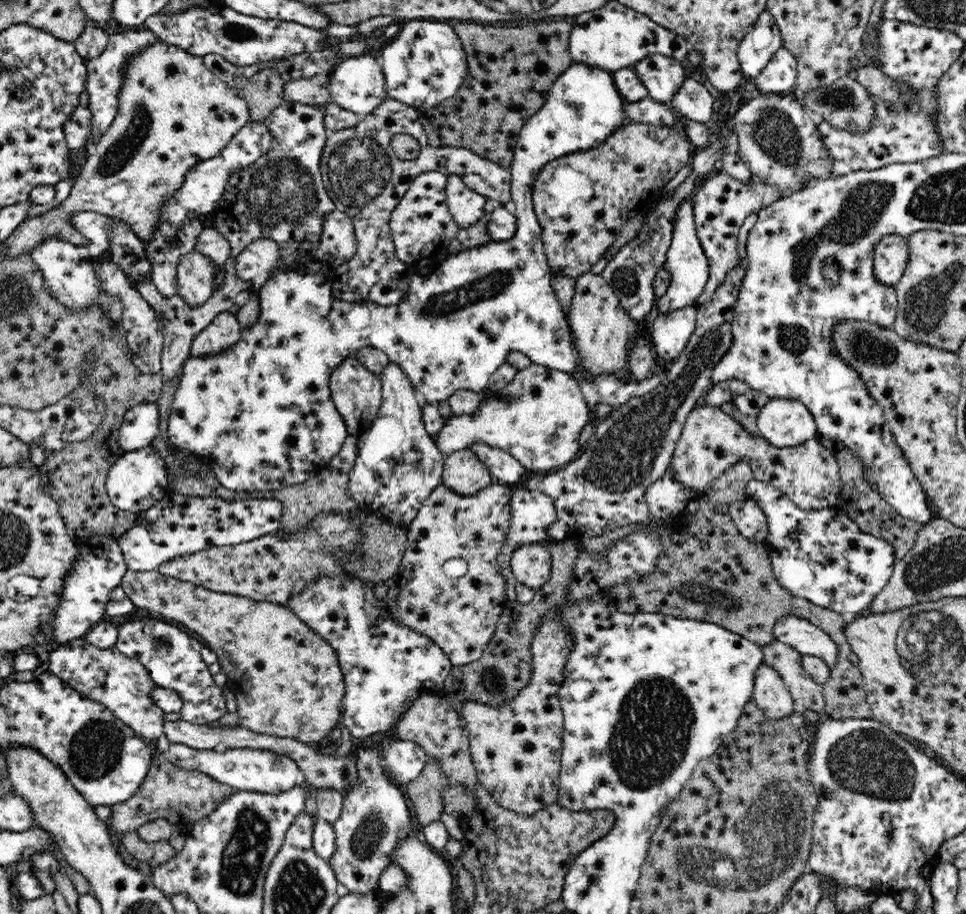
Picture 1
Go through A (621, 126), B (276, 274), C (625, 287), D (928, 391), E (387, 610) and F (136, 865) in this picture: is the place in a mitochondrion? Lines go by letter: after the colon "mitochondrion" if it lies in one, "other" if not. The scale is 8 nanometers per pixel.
A: other
B: other
C: other
D: other
E: other
F: other

